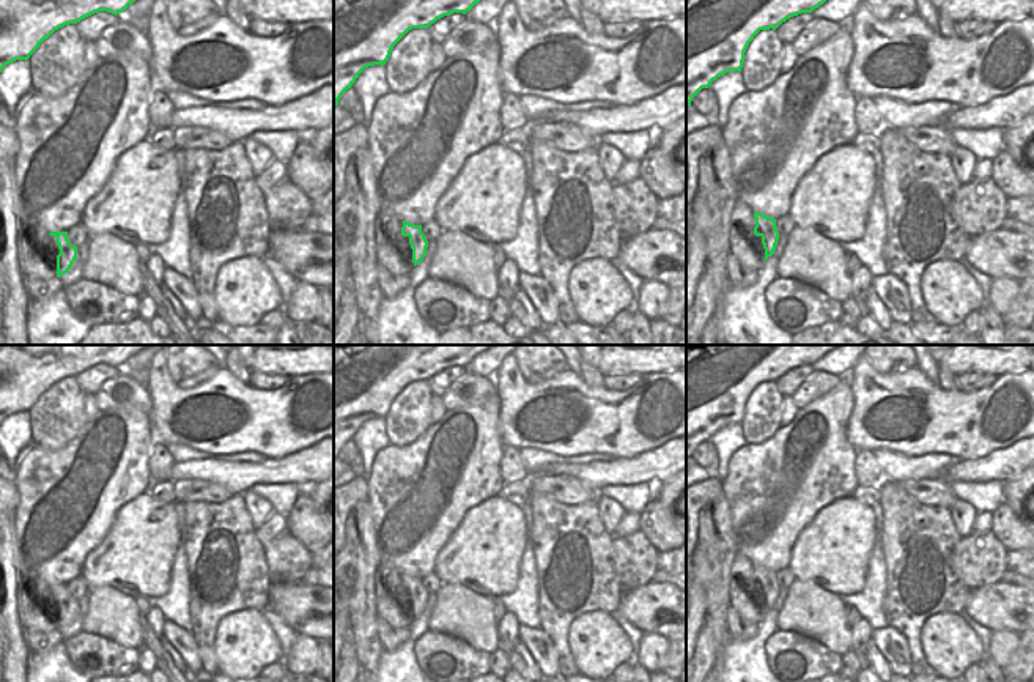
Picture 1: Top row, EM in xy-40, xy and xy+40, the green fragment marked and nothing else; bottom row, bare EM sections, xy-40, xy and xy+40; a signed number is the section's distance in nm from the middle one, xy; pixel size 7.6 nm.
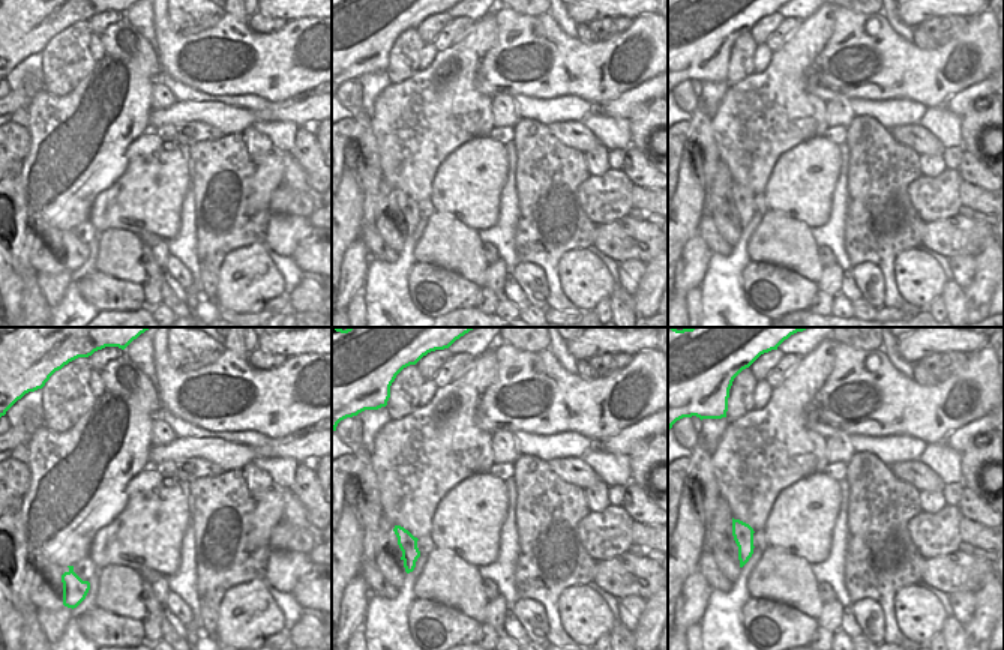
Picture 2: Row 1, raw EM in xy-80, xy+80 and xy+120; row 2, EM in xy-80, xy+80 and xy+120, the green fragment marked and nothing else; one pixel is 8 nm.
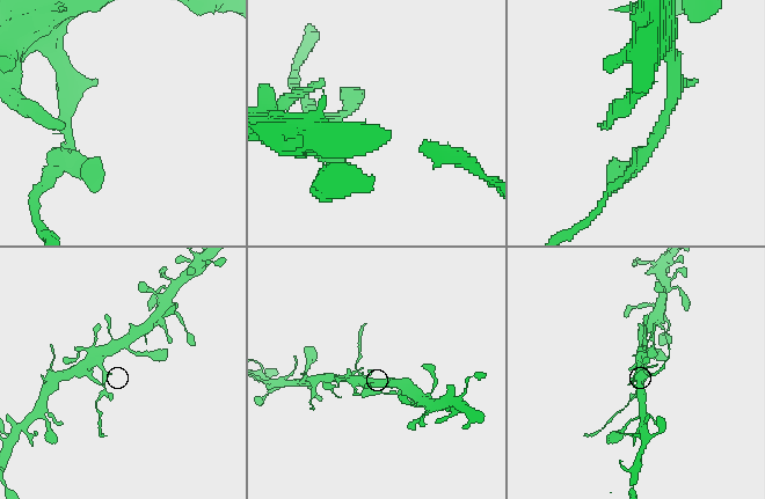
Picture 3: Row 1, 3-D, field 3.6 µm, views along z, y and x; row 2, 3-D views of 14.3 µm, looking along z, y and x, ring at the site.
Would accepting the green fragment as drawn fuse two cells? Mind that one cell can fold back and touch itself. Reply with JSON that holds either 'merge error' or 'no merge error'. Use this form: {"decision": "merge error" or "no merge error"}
{"decision": "merge error"}

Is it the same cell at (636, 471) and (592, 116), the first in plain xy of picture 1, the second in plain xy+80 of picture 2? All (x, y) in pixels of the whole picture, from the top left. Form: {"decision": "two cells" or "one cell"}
{"decision": "two cells"}

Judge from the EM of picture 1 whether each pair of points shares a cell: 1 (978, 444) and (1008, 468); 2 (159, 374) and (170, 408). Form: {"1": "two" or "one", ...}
{"1": "two", "2": "one"}

